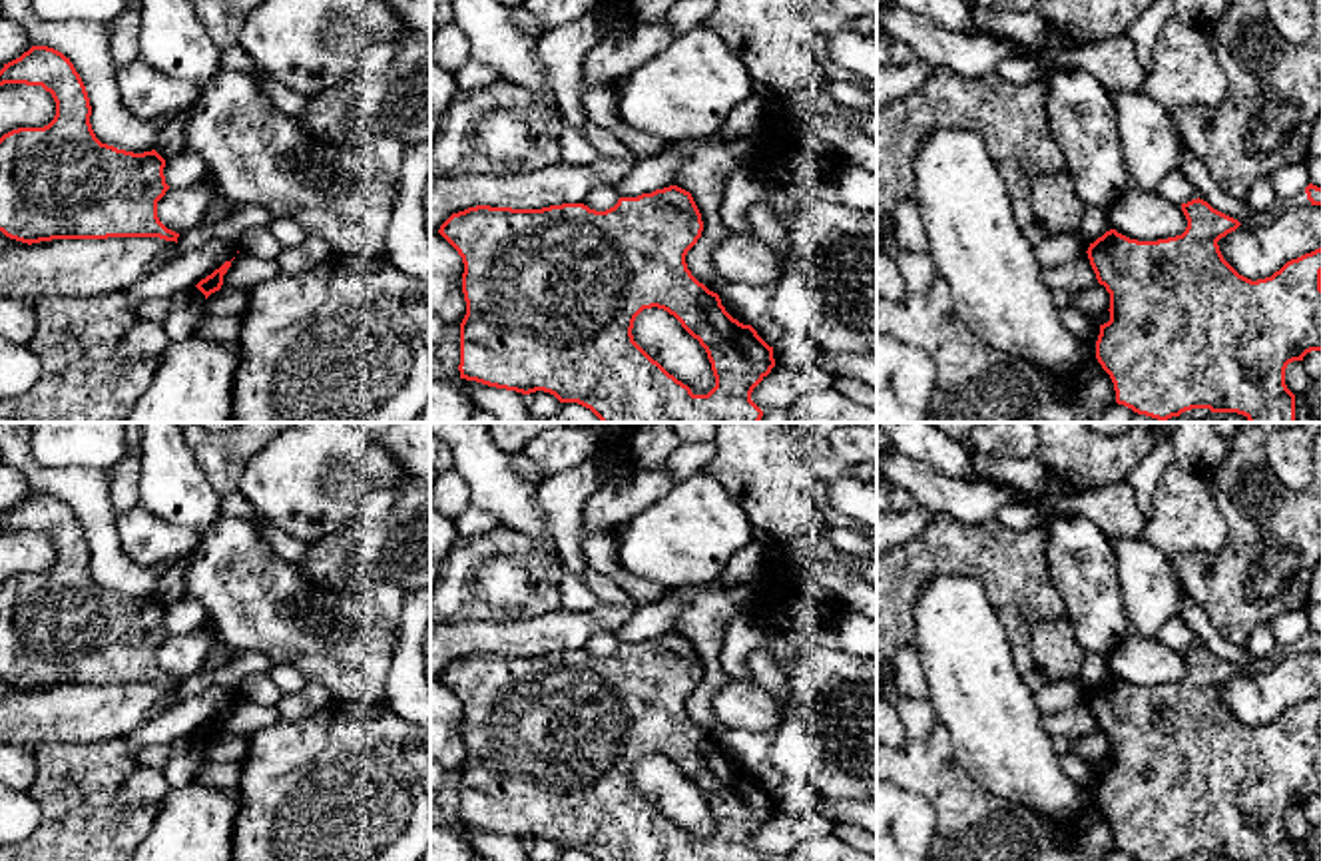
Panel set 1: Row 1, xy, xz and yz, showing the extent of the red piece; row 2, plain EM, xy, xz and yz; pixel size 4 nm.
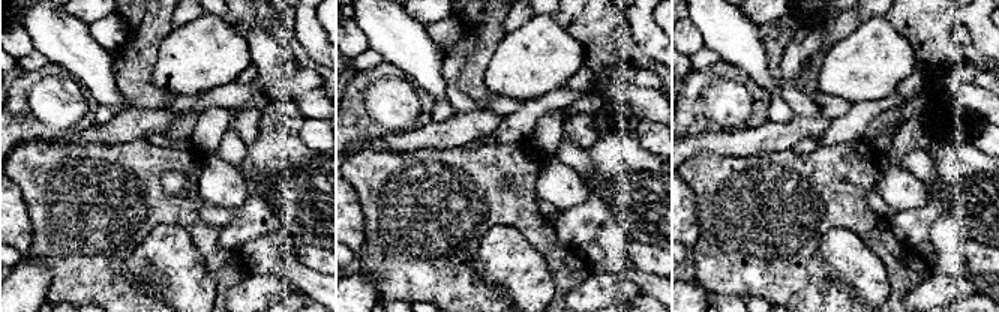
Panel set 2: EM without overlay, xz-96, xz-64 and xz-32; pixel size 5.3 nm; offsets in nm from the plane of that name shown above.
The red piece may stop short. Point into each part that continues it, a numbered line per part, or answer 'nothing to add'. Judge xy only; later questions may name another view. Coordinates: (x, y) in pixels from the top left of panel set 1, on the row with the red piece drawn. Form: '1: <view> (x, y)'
nothing to add

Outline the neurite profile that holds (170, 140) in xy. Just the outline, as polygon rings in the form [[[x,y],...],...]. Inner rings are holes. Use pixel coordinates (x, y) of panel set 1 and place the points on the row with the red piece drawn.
[[[187,114],[173,116],[163,128],[157,132],[157,140],[153,149],[169,159],[185,147],[185,122]]]

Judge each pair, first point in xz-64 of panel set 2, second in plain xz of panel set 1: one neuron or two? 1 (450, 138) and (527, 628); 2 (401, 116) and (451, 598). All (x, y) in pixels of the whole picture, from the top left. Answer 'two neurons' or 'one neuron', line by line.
1: one neuron
2: one neuron

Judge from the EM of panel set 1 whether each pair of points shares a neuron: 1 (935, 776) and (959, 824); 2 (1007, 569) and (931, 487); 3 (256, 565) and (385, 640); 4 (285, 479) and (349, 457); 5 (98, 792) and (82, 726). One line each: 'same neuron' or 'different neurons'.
1: same neuron
2: different neurons
3: same neuron
4: same neuron
5: different neurons

